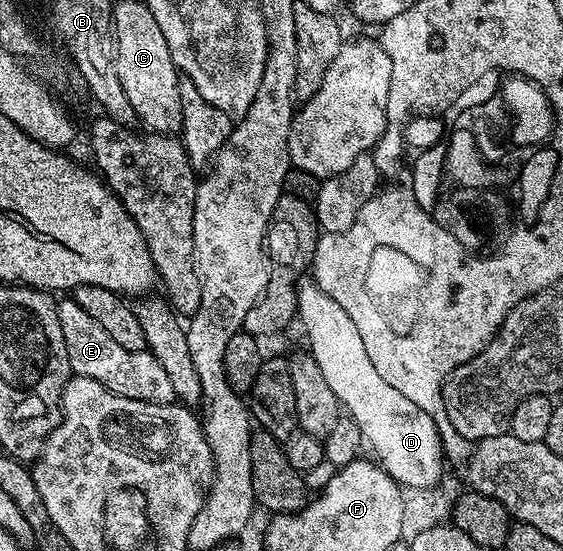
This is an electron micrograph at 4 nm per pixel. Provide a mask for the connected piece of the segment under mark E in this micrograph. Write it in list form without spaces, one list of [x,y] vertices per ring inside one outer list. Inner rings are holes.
[[[73,299],[57,305],[61,332],[69,355],[69,367],[76,377],[88,377],[125,399],[137,399],[154,405],[170,405],[176,400],[173,386],[157,359],[146,351],[125,351]]]

